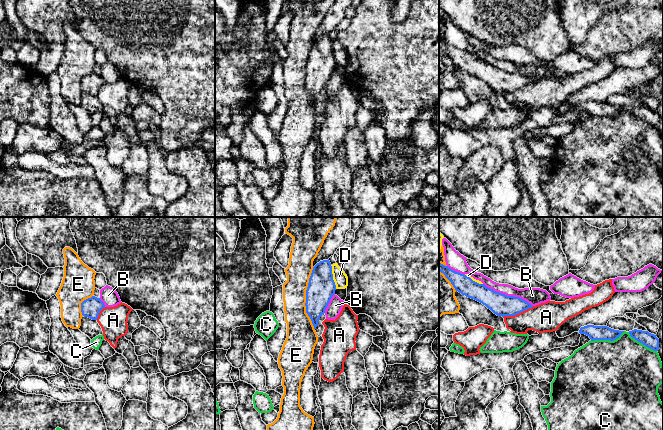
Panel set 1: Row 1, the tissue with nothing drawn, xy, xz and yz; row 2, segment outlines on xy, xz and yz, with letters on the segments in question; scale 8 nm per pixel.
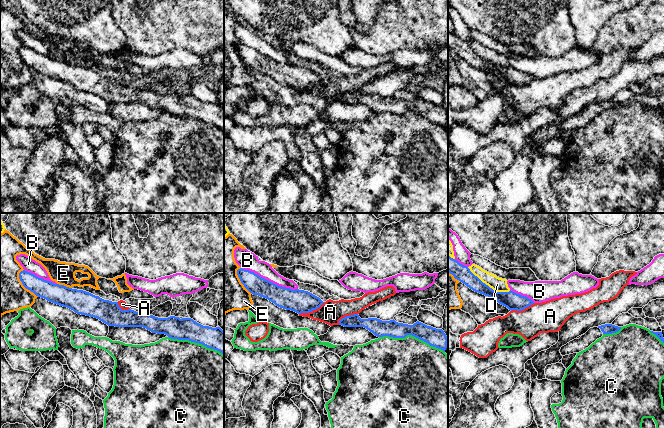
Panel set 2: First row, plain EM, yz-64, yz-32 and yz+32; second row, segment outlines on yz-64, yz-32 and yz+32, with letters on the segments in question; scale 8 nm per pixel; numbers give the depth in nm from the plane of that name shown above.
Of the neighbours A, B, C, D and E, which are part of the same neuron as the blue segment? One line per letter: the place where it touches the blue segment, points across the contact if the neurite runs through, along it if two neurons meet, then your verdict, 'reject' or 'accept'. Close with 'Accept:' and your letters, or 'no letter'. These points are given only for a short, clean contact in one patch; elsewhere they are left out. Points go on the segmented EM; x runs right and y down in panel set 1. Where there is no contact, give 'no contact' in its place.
A: contact yz (518, 313); reject
B: contact yz (508, 296); reject
C: contact yz (607, 339); reject
D: contact xz (332, 277); reject
E: contact xz (306, 298); reject
Accept: no letter

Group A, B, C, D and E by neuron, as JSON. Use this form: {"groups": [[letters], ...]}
{"groups": [["A"], ["B"], ["C"], ["D"], ["E"]]}

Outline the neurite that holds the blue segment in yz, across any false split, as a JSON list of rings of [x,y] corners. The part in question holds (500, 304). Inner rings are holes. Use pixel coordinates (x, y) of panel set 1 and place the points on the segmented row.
[[[439,263],[439,271],[451,282],[456,291],[482,303],[497,316],[514,316],[533,307],[519,297],[496,292],[441,263]]]

